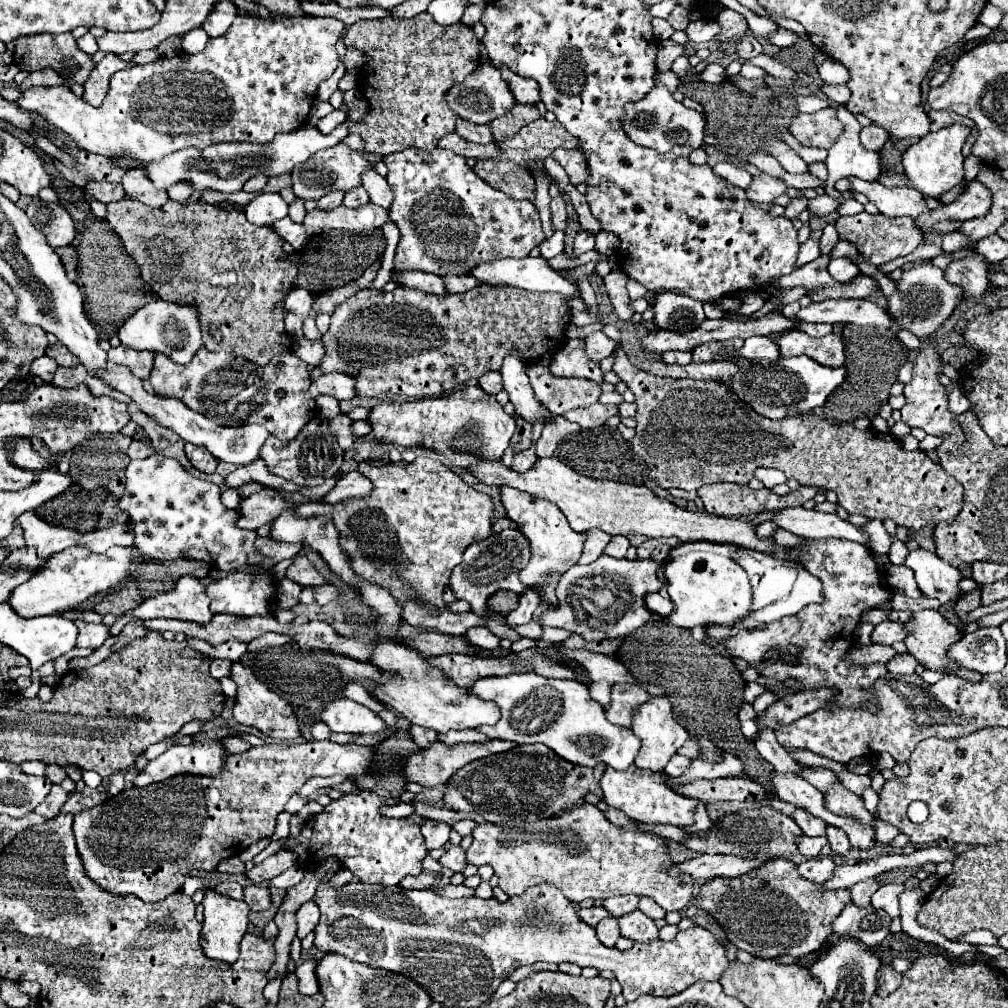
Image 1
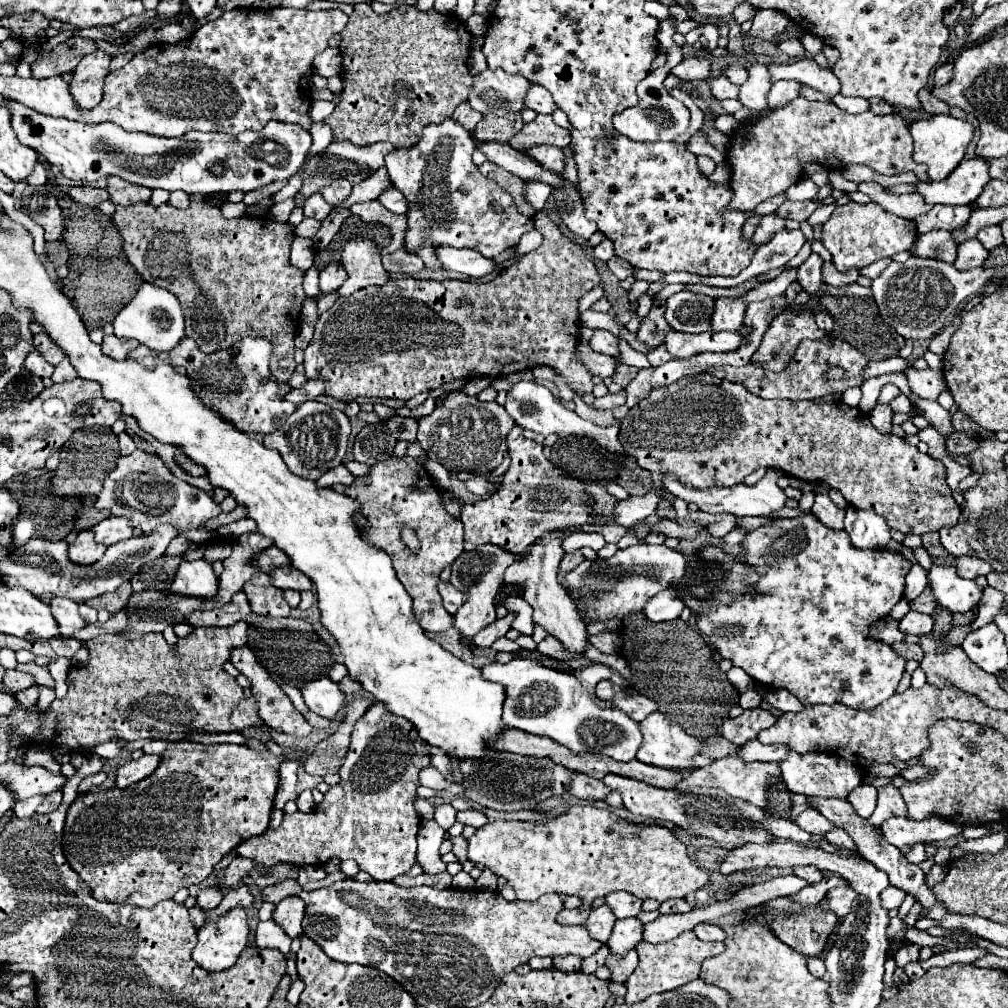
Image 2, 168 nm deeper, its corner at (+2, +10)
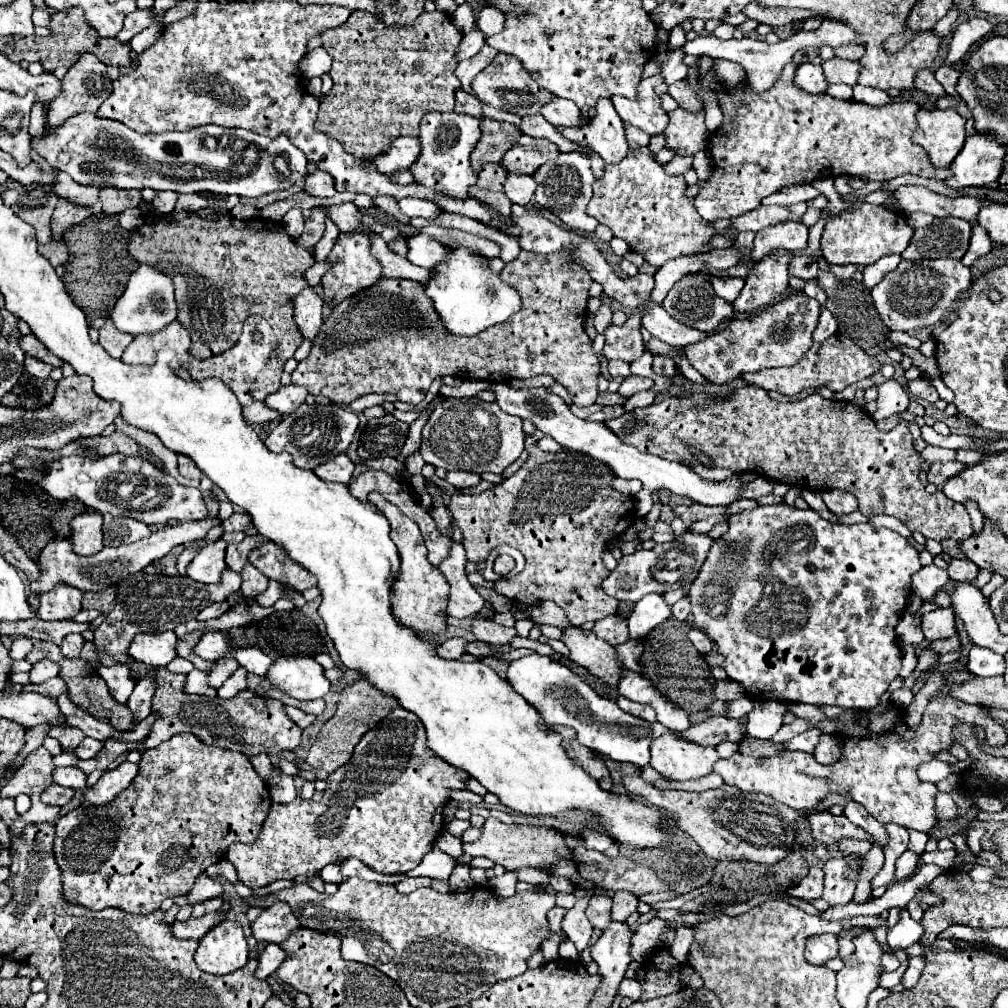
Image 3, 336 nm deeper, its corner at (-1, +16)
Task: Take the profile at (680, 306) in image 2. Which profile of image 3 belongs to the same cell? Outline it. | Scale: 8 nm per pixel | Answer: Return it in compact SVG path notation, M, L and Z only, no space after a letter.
M697 278L675 282L661 306L675 320L701 332L713 332L721 322L733 318L733 306L715 294L711 282Z

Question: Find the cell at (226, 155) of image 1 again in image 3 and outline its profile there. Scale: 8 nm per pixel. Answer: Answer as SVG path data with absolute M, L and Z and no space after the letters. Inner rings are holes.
M77 114L55 132L33 140L33 148L55 168L67 172L77 184L97 188L151 188L173 192L213 192L257 198L293 186L307 174L307 158L287 136L275 140L241 128L199 126L187 132L139 134L121 122L95 114ZM209 140L215 140L209 146ZM283 162L285 166L281 166Z

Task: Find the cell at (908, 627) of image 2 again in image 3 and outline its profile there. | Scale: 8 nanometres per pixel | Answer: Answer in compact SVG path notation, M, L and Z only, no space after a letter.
M939 608L935 612L923 614L921 628L923 628L925 638L929 642L943 640L943 638L951 638L957 632L955 630L955 616L953 616L951 608Z

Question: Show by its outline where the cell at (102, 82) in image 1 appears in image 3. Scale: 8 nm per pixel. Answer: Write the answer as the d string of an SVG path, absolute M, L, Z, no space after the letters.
M83 54L79 62L75 62L71 66L71 70L67 70L65 78L61 80L61 94L47 106L47 126L49 130L55 130L59 124L63 124L63 120L81 114L81 112L97 112L99 106L103 104L103 100L111 94L111 80L107 78L107 66L103 62L99 62L93 54Z

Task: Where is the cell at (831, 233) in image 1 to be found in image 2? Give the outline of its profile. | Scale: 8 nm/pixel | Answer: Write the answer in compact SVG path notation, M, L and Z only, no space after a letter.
M812 254L798 266L798 282L804 286L810 298L816 298L816 290L822 284L822 264L824 260L818 254Z

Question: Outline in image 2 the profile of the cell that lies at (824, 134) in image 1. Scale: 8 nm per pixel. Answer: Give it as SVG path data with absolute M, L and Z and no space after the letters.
M796 98L772 110L768 118L760 122L740 126L734 134L726 162L732 168L730 188L734 198L730 208L746 212L754 210L770 196L786 192L800 180L806 162L816 162L830 170L840 170L848 164L866 164L888 176L912 170L922 182L930 182L926 166L912 160L912 136L908 124L900 116L876 116L870 110L854 116L840 110L834 102L810 102L806 98Z

